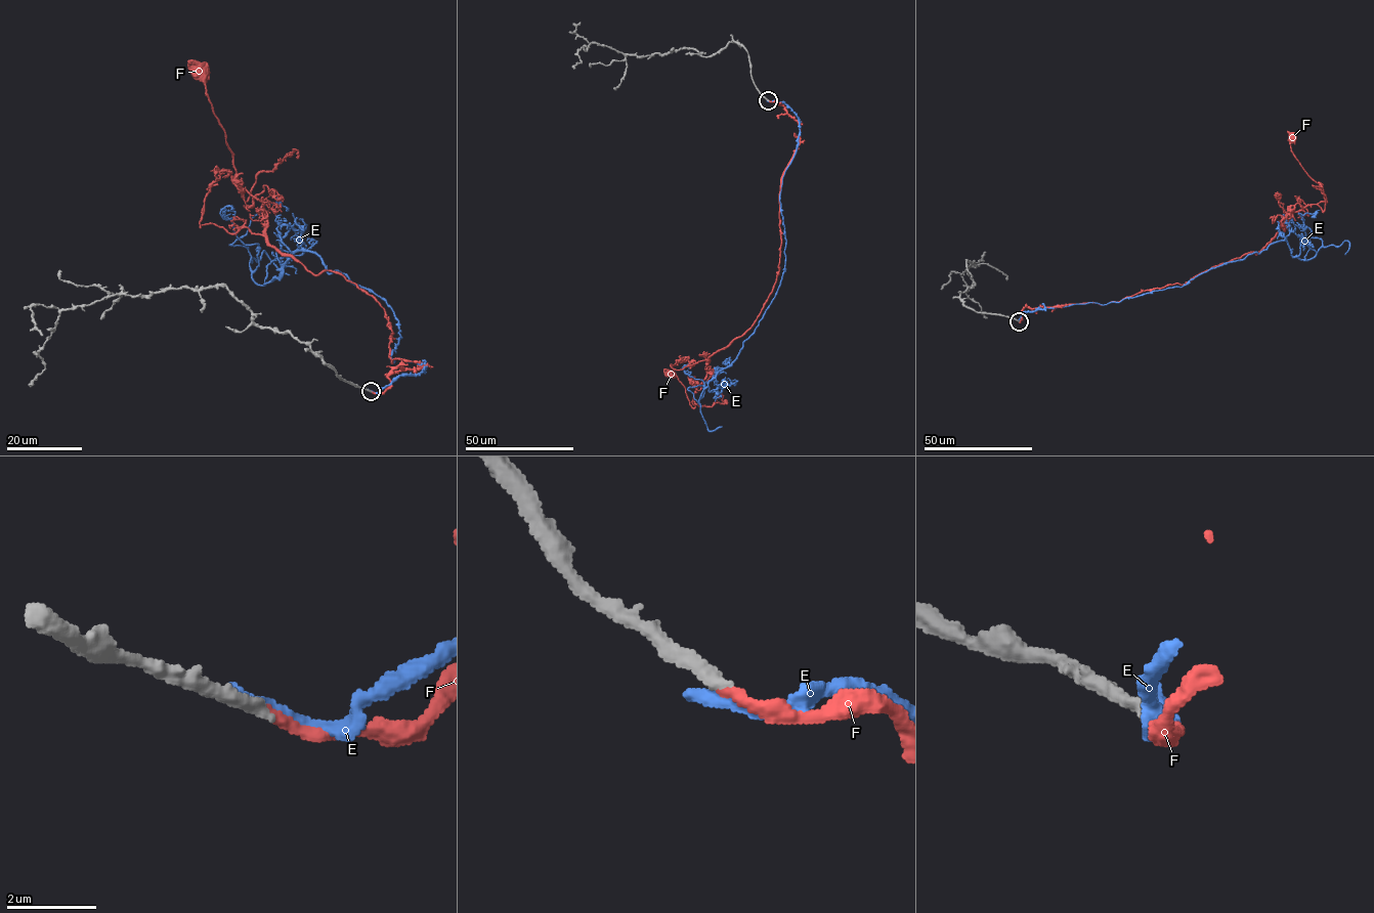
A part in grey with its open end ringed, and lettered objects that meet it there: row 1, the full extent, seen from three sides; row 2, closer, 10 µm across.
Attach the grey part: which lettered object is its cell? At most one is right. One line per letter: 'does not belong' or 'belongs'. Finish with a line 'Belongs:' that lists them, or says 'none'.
E: does not belong
F: belongs
Belongs: F

